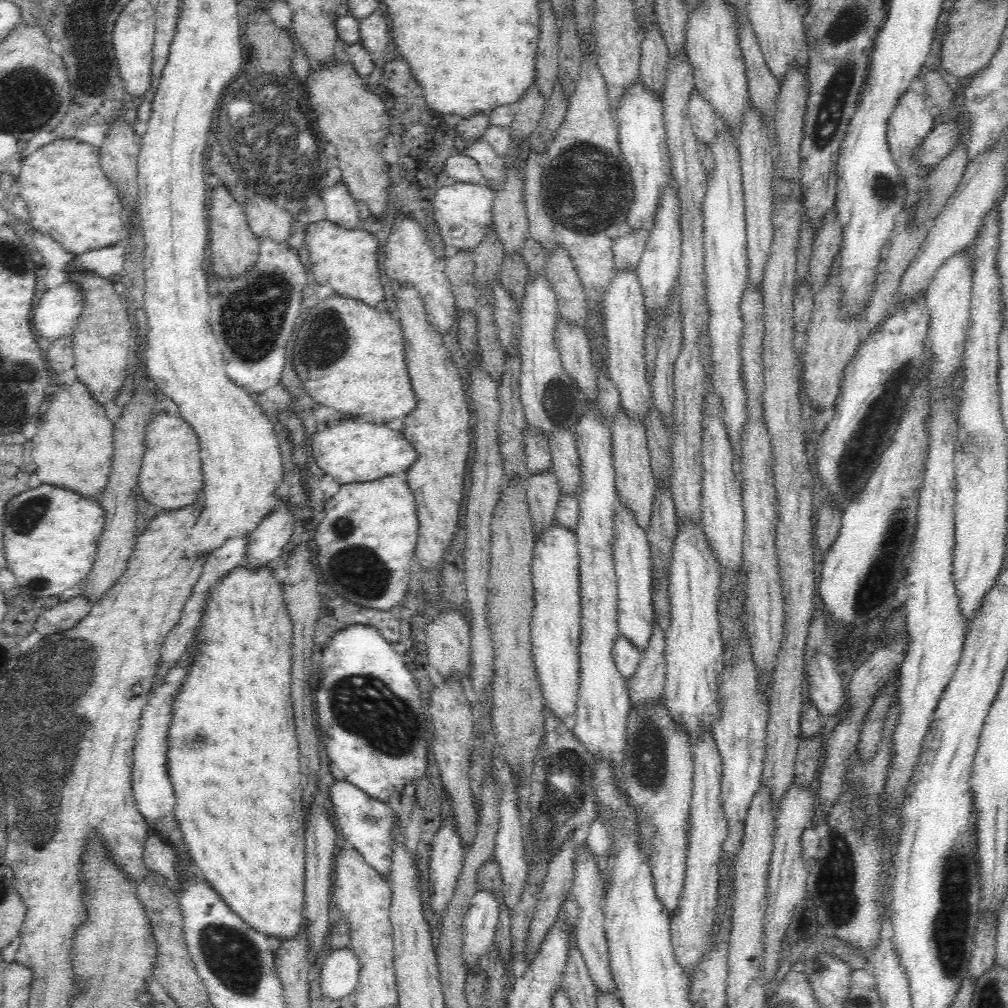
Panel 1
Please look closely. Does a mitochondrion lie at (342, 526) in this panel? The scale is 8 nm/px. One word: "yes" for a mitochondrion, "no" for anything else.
yes

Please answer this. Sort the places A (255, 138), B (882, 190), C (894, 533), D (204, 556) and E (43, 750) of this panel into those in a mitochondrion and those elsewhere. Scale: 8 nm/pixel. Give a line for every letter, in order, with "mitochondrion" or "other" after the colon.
A: mitochondrion
B: mitochondrion
C: mitochondrion
D: other
E: mitochondrion

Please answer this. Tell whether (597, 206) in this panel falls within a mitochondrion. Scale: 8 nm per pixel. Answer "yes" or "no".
yes

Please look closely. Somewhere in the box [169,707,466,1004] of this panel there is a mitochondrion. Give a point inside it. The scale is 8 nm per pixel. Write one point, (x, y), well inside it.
(228, 953)

